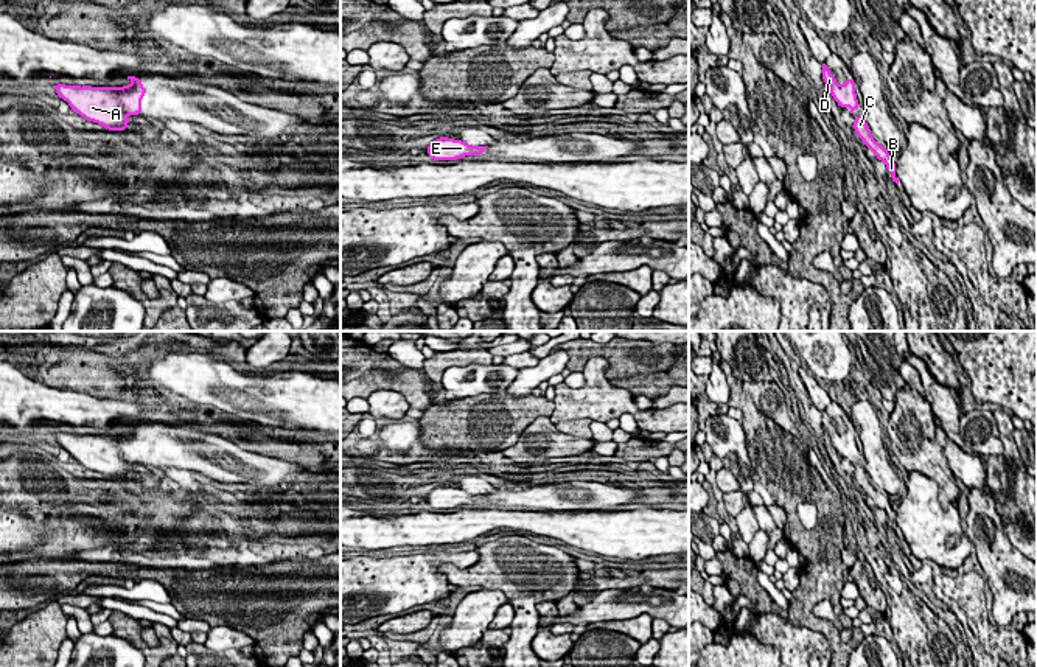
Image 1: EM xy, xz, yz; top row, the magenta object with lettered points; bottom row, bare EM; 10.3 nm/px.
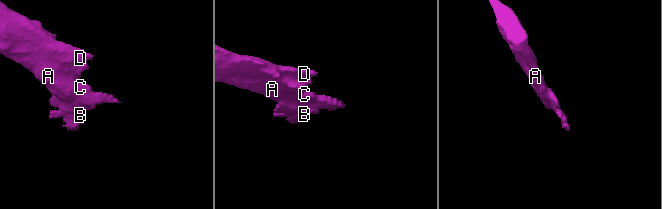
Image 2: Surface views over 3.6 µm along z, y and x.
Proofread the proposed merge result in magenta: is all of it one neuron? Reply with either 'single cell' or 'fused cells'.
single cell

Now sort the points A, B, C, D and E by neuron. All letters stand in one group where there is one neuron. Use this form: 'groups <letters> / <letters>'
groups A B C D E

